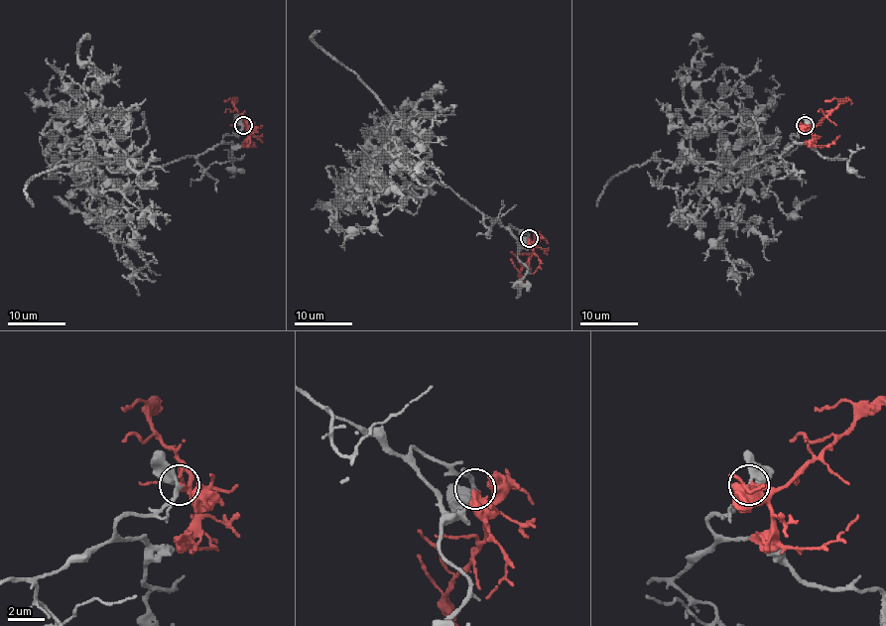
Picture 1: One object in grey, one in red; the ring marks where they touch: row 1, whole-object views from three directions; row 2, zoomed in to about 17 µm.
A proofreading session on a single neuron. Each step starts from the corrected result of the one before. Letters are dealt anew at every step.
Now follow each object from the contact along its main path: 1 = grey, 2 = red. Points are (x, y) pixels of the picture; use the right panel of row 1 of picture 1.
1: (805, 125), (781, 156), (730, 172), (780, 138), (746, 140), (749, 122), (770, 173), (797, 137)
2: (805, 125), (817, 126), (838, 104), (836, 98), (824, 100)

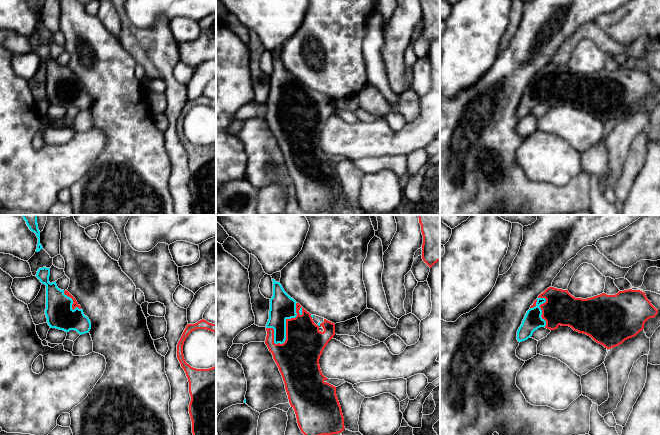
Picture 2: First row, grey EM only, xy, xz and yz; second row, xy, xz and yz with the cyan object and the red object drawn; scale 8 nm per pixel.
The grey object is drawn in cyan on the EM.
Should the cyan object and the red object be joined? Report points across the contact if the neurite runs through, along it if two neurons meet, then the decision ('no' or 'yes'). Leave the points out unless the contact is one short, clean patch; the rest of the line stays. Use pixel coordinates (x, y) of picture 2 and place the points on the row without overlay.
yes

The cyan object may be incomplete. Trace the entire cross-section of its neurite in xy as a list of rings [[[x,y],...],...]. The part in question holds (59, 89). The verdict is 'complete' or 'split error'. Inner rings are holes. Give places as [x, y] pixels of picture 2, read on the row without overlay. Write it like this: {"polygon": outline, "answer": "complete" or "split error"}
{"polygon": [[[39,44],[36,53],[46,61],[46,85],[45,91],[50,104],[56,104],[69,108],[77,107],[80,111],[88,109],[91,98],[84,91],[81,82],[67,67],[57,63],[56,57],[50,59],[50,44]]], "answer": "split error"}

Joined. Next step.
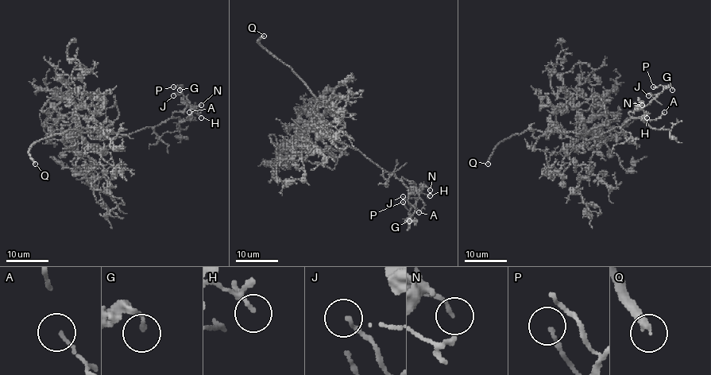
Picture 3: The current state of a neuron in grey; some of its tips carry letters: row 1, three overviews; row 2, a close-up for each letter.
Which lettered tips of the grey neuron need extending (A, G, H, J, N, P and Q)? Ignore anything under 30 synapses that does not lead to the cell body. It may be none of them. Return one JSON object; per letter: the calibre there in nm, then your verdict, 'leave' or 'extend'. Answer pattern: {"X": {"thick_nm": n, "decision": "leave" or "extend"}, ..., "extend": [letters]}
{"A": {"thick_nm": 120, "decision": "leave"}, "G": {"thick_nm": 170, "decision": "leave"}, "H": {"thick_nm": 100, "decision": "leave"}, "J": {"thick_nm": 140, "decision": "leave"}, "N": {"thick_nm": 130, "decision": "leave"}, "P": {"thick_nm": 160, "decision": "leave"}, "Q": {"thick_nm": 300, "decision": "extend"}, "extend": ["Q"]}

